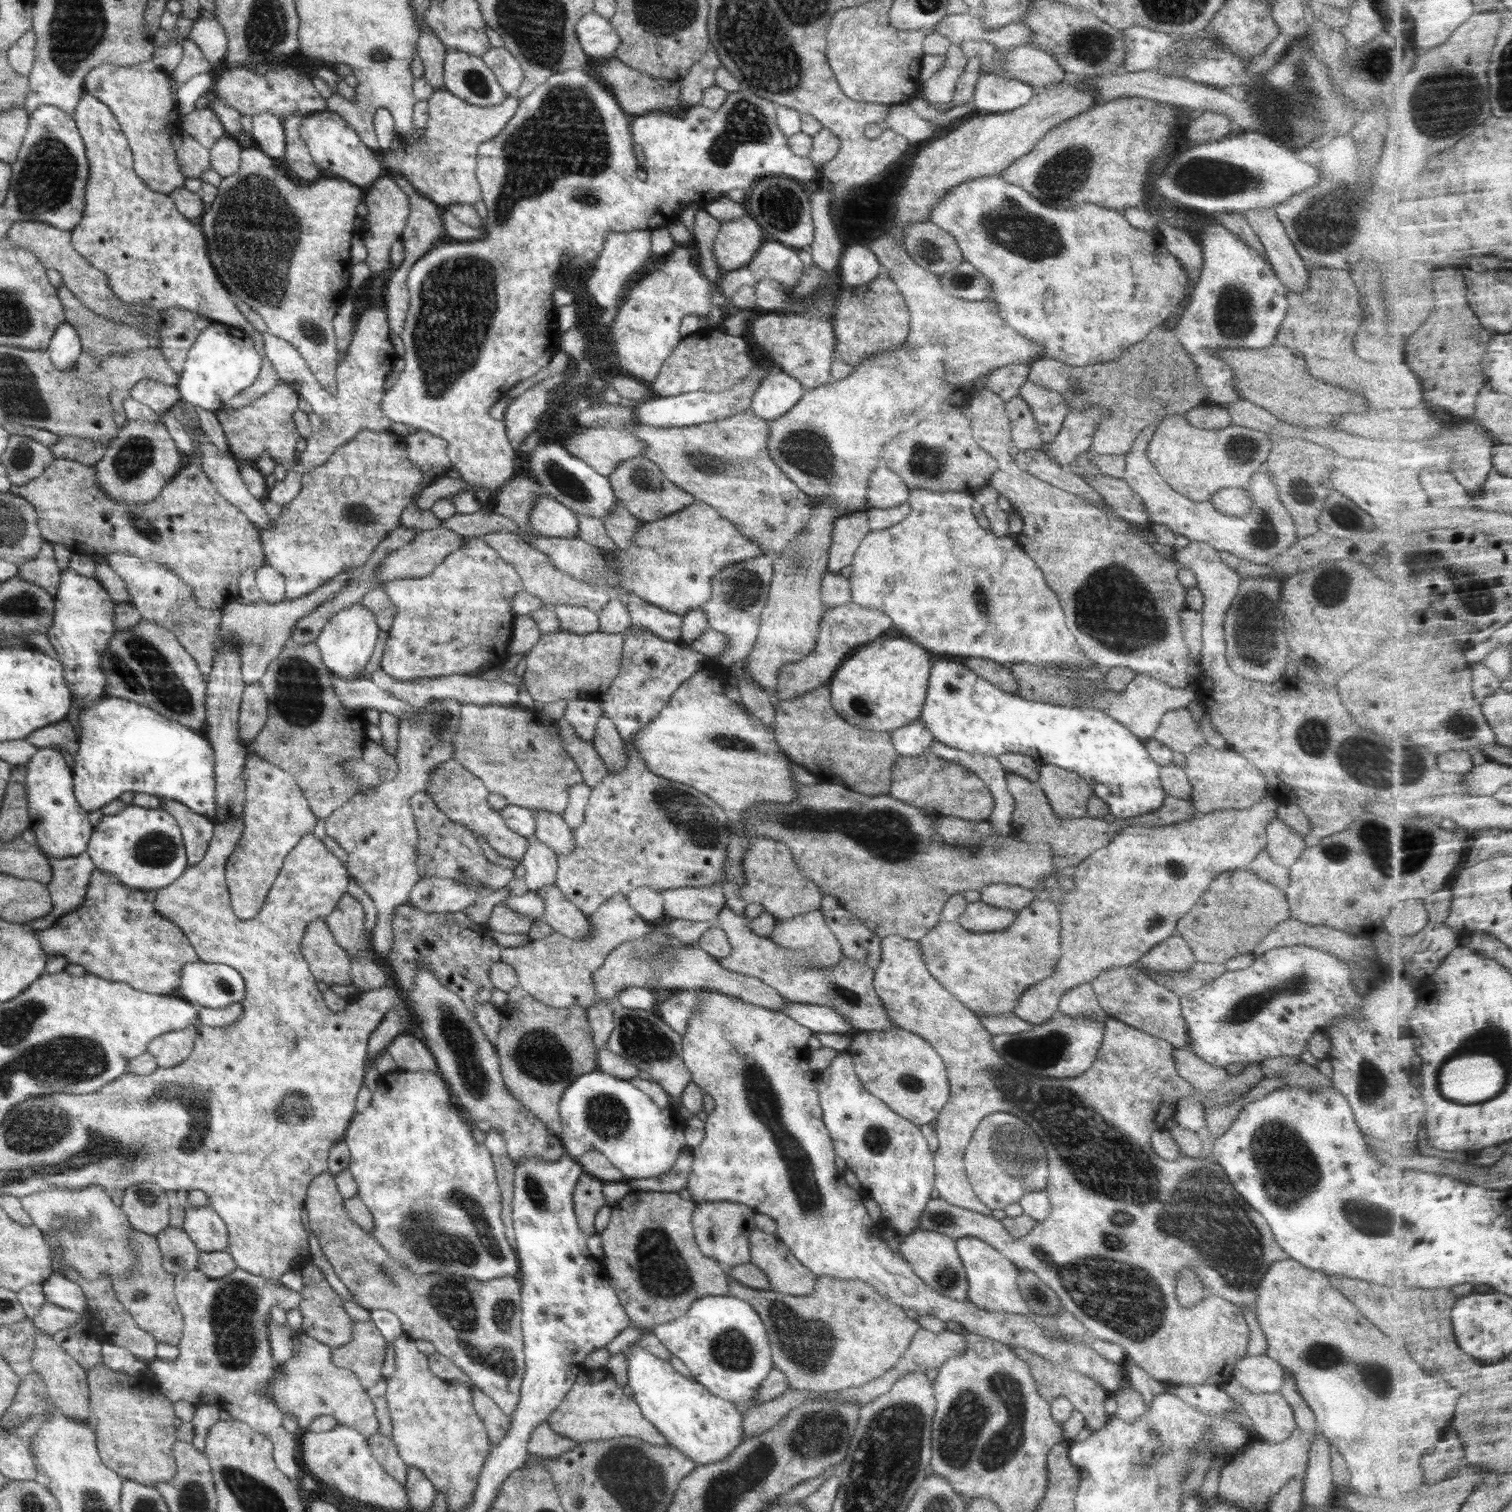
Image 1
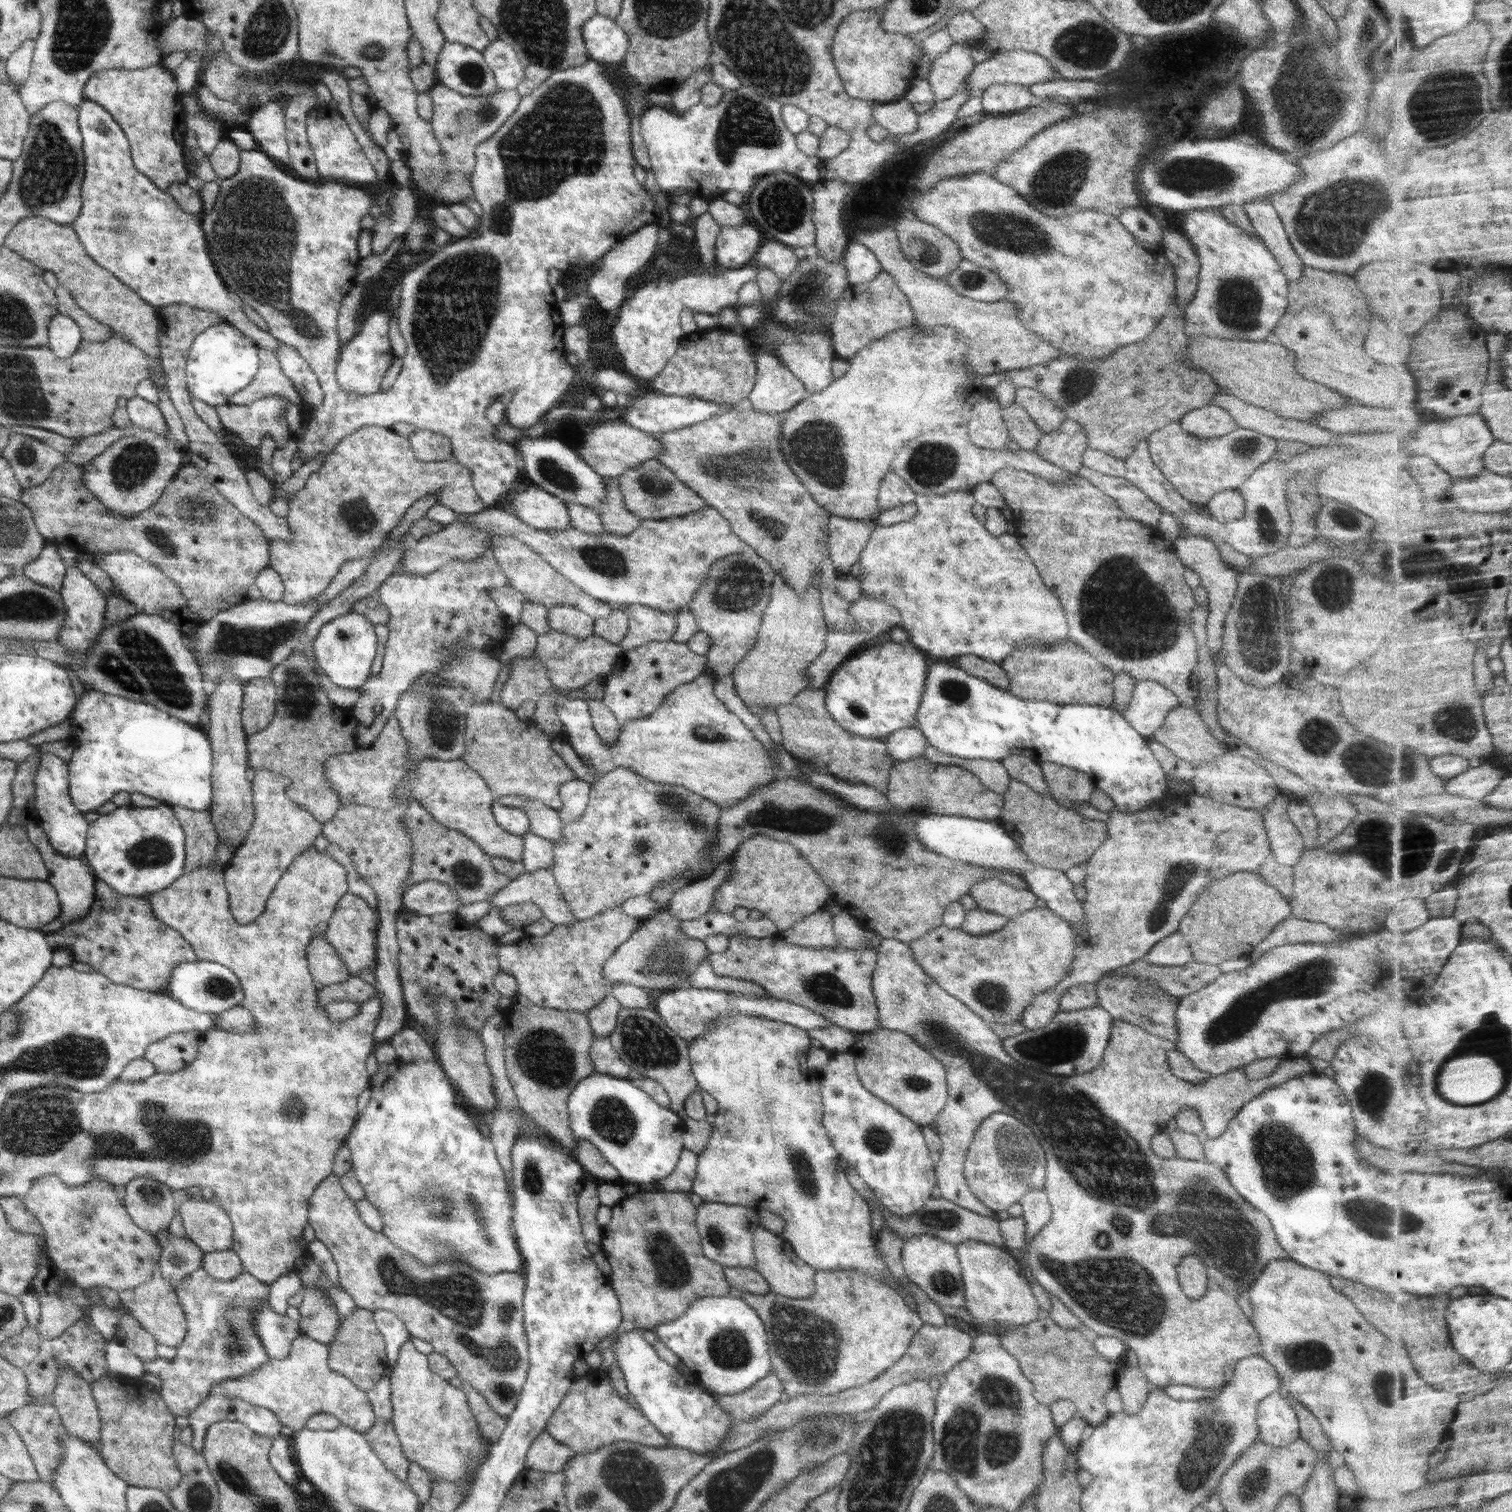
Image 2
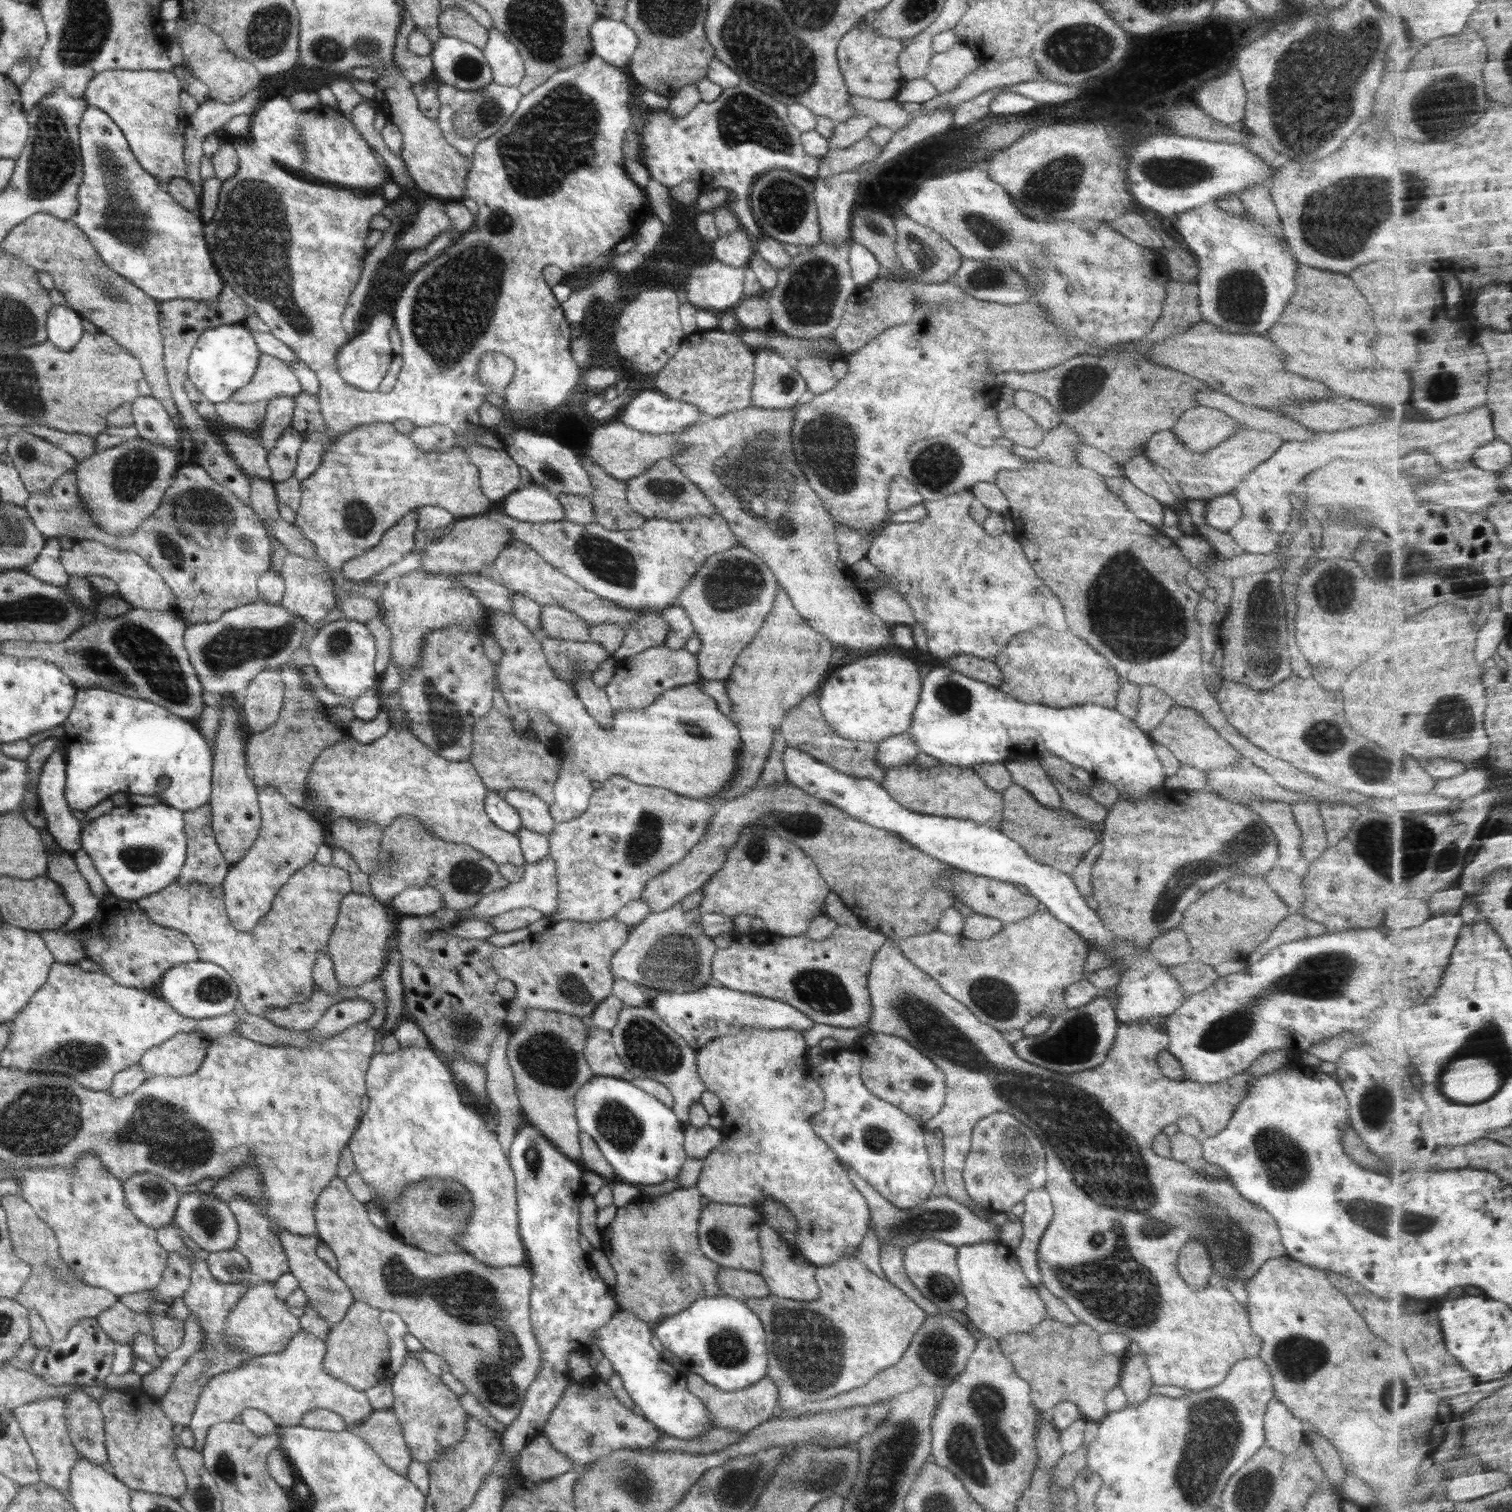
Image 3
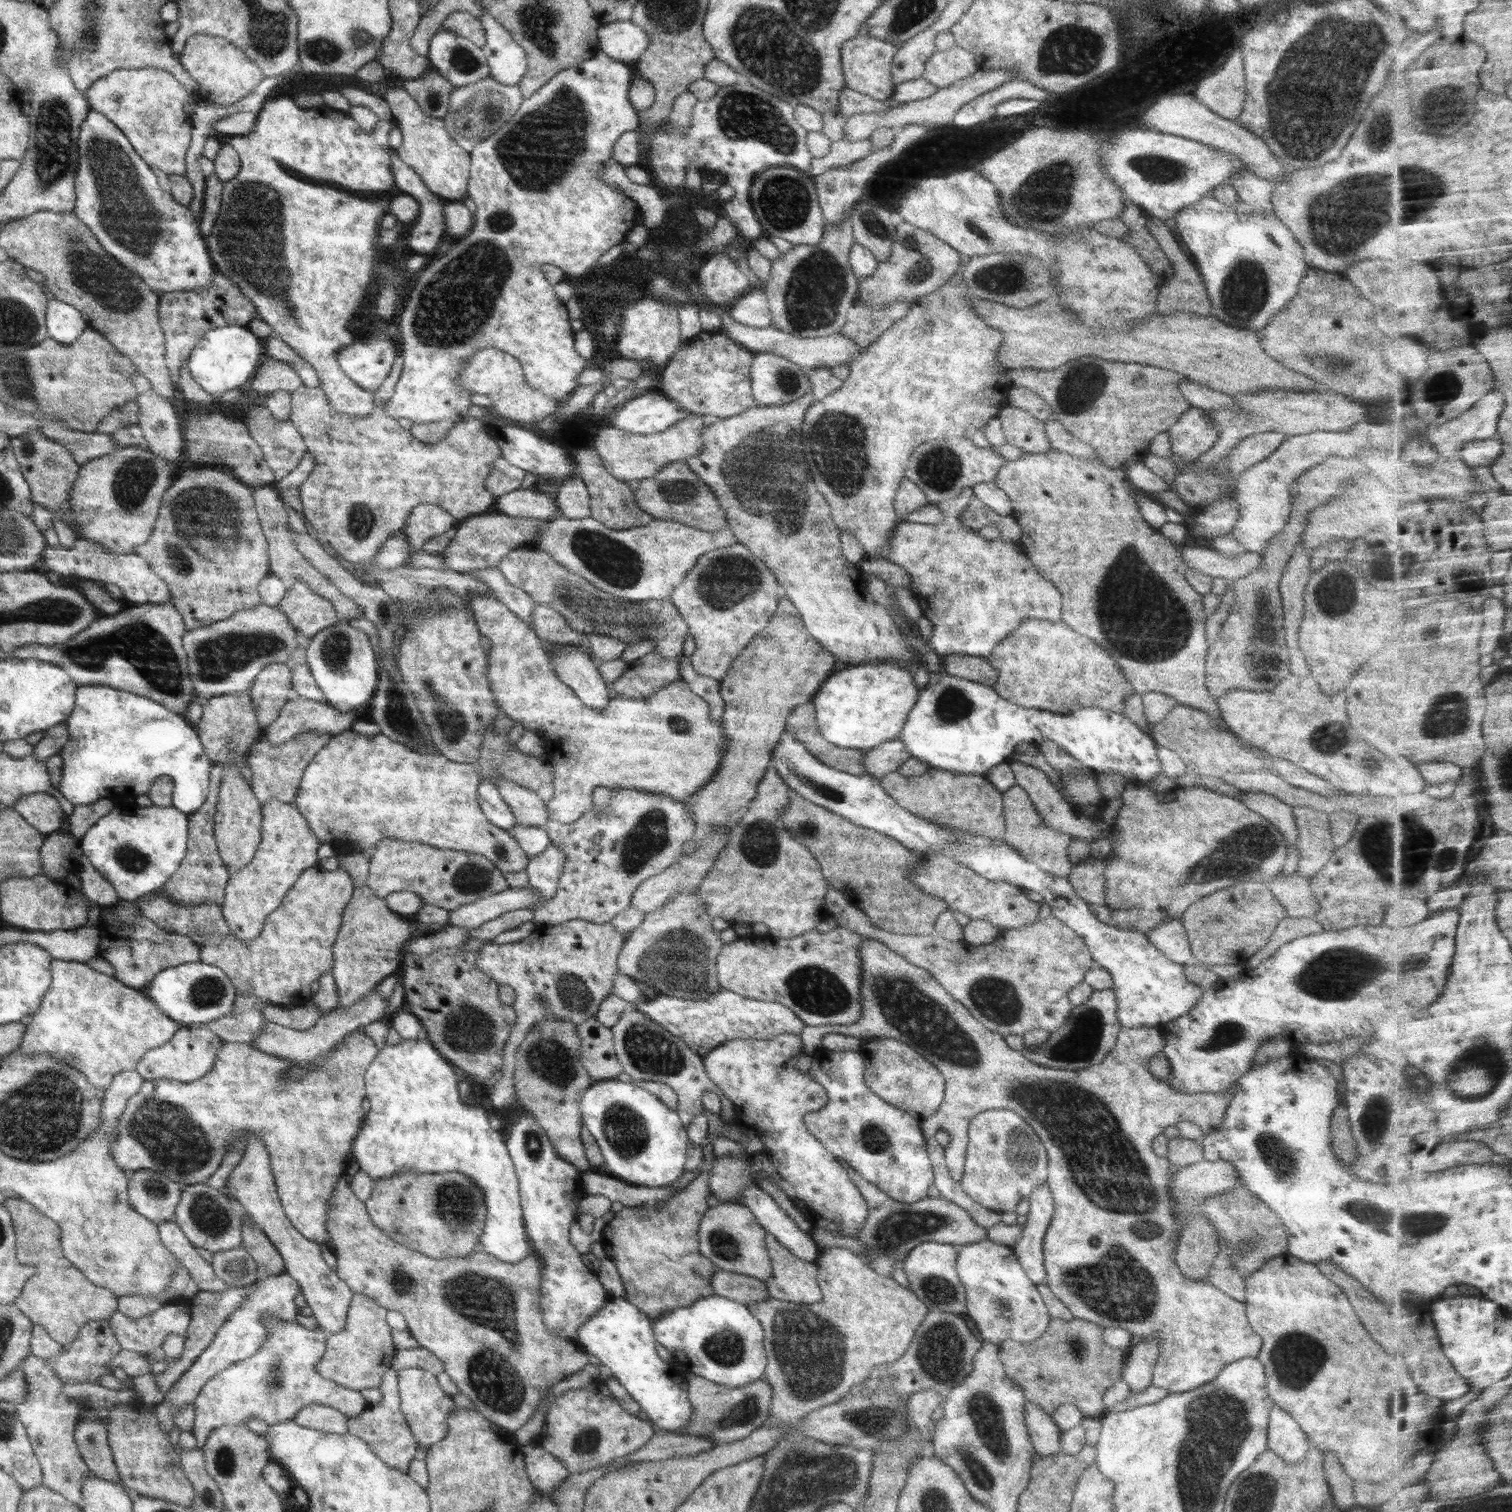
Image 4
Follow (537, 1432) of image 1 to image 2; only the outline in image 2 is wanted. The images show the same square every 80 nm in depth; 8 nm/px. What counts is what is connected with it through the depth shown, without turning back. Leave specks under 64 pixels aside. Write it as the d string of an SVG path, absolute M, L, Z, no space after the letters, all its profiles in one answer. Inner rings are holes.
M543 1430L530 1445L525 1460L525 1468L538 1472L563 1472L566 1463L575 1452Z

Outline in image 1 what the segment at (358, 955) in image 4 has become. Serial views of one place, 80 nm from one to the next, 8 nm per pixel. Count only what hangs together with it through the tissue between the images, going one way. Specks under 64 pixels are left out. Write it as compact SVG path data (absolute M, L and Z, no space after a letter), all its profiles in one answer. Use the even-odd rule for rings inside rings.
M346 892L340 897L334 910L325 918L325 923L332 932L338 946L341 946L349 957L369 948L369 942L365 939L365 912L363 906L350 893Z

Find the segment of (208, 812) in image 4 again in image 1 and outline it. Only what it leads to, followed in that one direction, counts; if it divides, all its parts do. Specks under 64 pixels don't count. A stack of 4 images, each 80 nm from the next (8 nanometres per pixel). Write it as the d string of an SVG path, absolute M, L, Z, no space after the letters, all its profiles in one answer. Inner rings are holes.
M160 797L159 799L161 800L161 807L177 820L185 844L187 863L190 866L198 864L206 854L207 846L213 837L216 822L190 810L180 802L170 798Z

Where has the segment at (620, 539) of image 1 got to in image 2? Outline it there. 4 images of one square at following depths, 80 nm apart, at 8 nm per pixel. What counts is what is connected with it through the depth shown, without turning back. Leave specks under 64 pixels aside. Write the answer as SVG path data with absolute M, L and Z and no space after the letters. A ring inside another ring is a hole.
M604 478L607 495L604 502L593 506L595 513L600 517L605 530L615 535L628 535L640 526L641 518L632 514L623 501L623 494L615 480Z

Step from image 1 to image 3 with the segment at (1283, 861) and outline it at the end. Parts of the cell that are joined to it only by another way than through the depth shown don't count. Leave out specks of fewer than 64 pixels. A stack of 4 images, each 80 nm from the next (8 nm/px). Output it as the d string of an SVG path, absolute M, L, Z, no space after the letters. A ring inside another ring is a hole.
M1255 800L1248 807L1261 816L1261 819L1270 827L1270 830L1272 830L1272 834L1276 836L1279 852L1278 862L1280 862L1278 865L1286 870L1294 868L1300 860L1303 860L1303 854L1301 853L1303 842L1301 839L1301 831L1291 811L1291 805L1286 802L1262 802Z

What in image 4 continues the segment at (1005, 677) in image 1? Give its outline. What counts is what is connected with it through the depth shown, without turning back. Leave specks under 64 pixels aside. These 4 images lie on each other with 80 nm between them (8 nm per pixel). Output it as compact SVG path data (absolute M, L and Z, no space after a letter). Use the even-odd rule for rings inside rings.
M956 653L945 657L942 665L948 674L965 678L970 682L992 687L998 680L998 673L989 665L987 658Z

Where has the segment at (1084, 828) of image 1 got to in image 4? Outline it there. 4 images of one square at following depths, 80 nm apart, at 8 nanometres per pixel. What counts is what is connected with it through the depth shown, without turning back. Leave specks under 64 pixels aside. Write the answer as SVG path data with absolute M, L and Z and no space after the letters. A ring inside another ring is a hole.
M1018 785L1003 792L1003 817L1005 818L1005 840L1021 855L1050 874L1067 877L1073 867L1068 860L1066 849L1070 841L1076 838L1058 833L1043 824L1041 816L1034 808L1028 793Z

